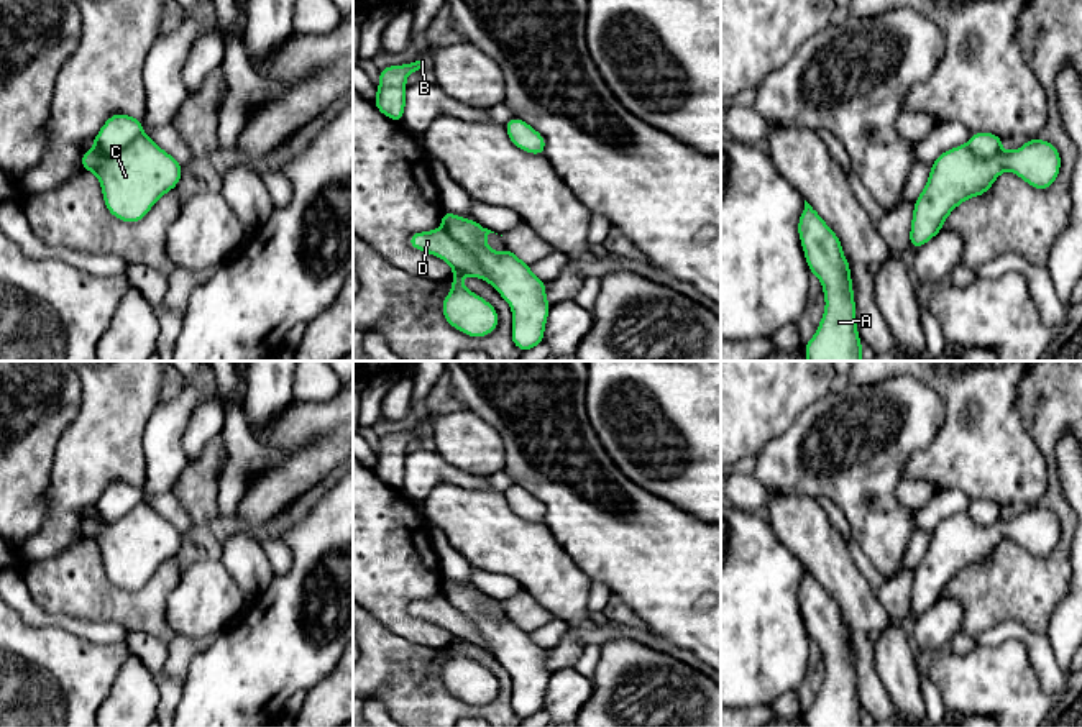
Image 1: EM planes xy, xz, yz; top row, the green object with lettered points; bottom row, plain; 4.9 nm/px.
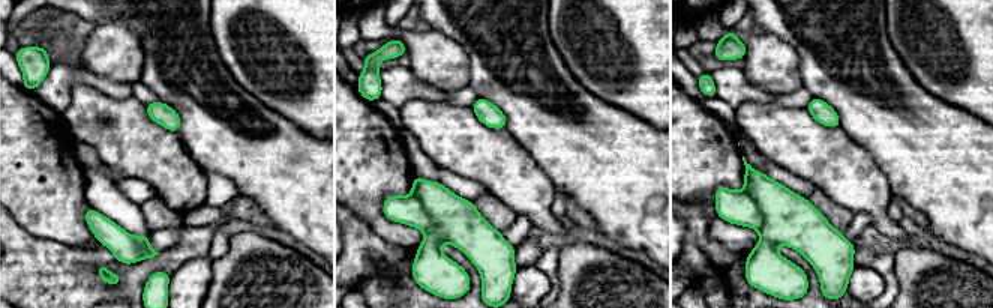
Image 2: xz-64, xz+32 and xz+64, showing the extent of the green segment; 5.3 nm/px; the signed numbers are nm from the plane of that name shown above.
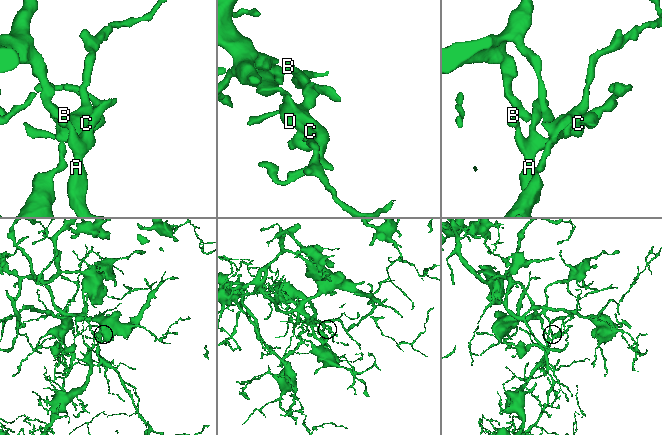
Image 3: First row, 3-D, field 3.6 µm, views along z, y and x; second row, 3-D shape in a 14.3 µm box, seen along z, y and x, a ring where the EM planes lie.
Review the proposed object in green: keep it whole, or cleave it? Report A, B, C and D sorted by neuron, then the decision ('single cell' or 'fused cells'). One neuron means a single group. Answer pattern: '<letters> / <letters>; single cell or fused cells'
A B C / D; fused cells

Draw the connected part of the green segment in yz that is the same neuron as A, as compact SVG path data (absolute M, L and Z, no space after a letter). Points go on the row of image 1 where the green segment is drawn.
M806 200L798 220L798 235L809 272L821 281L826 300L821 323L818 325L814 336L805 345L806 359L862 361L862 341L857 331L850 266L844 258L841 240Z

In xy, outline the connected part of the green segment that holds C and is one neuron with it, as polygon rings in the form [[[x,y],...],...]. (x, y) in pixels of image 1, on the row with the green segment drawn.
[[[148,135],[113,154],[84,151],[80,162],[99,177],[107,210],[126,223],[141,222],[166,192],[176,189],[184,169]]]

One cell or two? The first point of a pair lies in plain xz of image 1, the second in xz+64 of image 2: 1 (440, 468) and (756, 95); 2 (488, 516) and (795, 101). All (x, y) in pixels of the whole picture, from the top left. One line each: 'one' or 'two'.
1: one
2: two

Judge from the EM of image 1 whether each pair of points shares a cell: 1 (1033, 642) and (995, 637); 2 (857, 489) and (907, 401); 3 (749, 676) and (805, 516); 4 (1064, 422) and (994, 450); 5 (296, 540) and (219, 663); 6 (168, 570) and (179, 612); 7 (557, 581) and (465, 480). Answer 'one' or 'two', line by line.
1: one
2: one
3: two
4: two
5: one
6: two
7: two

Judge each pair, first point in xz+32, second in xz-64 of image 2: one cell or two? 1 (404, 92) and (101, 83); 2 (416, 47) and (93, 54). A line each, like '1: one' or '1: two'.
1: one
2: one

